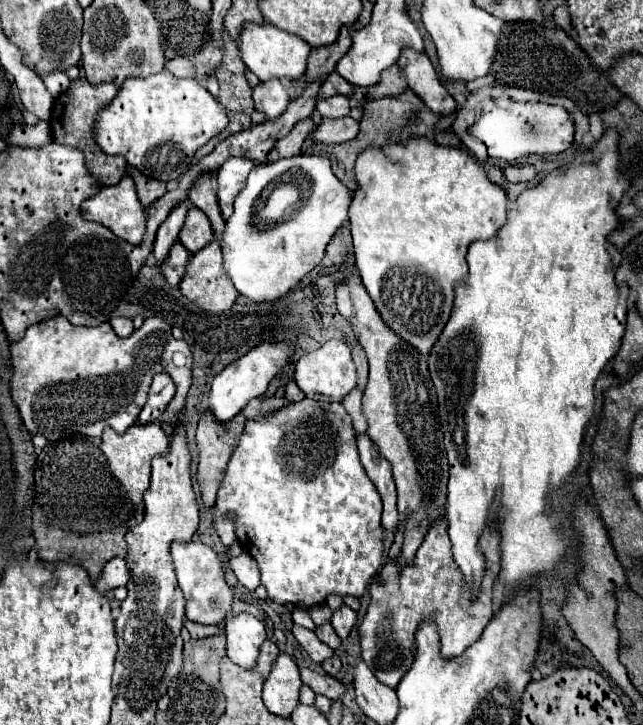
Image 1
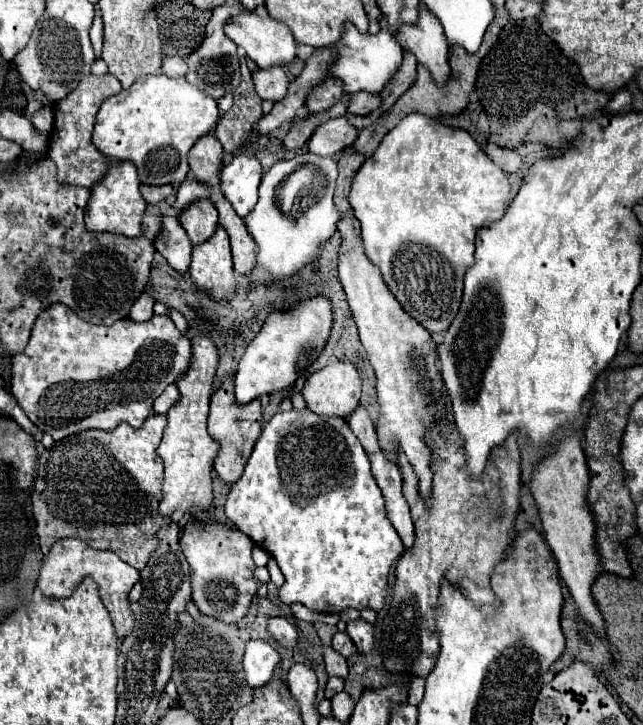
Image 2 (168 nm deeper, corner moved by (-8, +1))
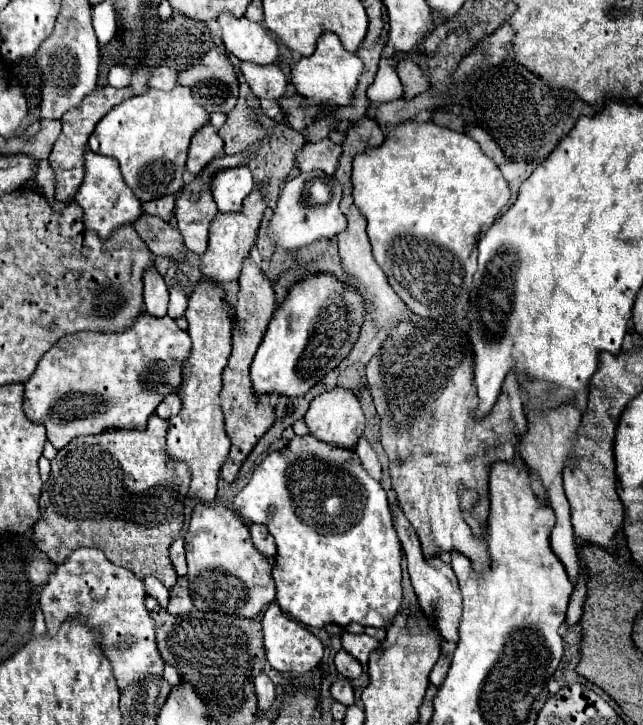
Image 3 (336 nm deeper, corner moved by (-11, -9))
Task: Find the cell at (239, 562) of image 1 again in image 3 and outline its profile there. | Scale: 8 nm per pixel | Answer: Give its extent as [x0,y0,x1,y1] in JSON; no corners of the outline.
[262,601,324,676]

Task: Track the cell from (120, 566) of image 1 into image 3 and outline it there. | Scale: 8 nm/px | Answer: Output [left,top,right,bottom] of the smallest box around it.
[40,548,164,690]

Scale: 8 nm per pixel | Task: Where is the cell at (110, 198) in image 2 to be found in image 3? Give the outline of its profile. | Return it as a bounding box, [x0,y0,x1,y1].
[72,150,144,238]

